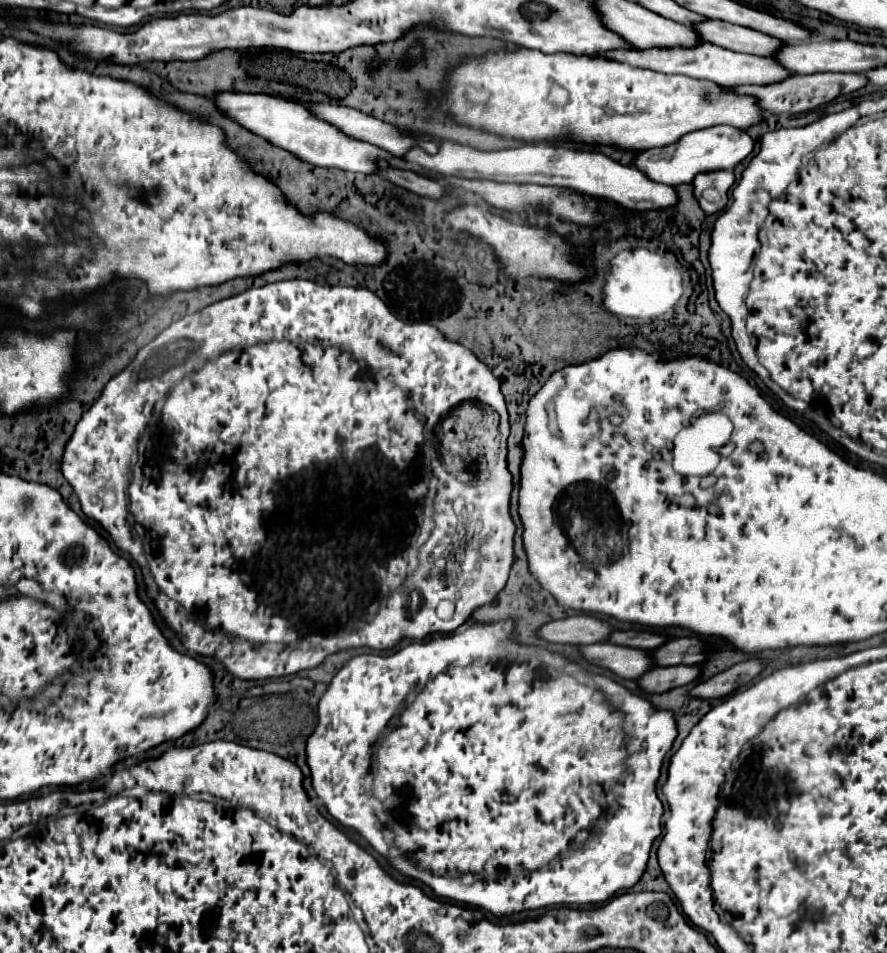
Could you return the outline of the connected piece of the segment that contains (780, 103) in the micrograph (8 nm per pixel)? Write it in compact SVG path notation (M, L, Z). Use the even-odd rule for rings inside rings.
M824 72L824 74L810 74L810 76L790 76L788 80L780 82L780 84L768 84L768 86L736 86L734 90L738 94L750 94L758 98L758 104L772 114L784 114L784 112L792 112L792 114L800 114L800 112L808 112L814 110L822 104L828 104L832 100L836 100L838 96L850 94L854 90L860 90L868 84L868 76L866 74L832 74L832 72Z

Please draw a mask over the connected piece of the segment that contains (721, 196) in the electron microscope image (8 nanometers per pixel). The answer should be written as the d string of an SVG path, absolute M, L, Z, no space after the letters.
M714 170L710 172L710 198L702 198L700 206L706 216L716 214L726 208L728 204L728 190L734 184L734 172L732 170Z

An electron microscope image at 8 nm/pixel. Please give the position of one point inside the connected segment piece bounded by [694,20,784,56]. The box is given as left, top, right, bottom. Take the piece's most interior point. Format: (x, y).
(724, 34)

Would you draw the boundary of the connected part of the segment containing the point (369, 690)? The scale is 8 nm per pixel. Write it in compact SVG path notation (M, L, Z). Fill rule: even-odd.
M506 618L500 622L478 622L478 624L472 624L470 630L466 630L462 634L440 636L426 644L422 640L416 640L416 642L408 644L406 648L400 648L388 656L386 654L358 654L358 656L350 658L348 662L344 662L344 666L336 672L336 676L332 678L332 682L328 684L326 692L322 694L322 698L318 702L318 724L316 724L314 732L310 734L310 738L306 740L306 762L312 772L312 786L314 786L316 796L320 798L320 802L324 804L324 808L328 810L328 814L334 820L338 820L342 826L352 828L352 832L362 836L370 846L376 848L378 854L386 856L390 860L390 866L394 870L398 870L402 876L424 882L440 898L482 908L496 918L504 918L504 916L512 916L512 914L520 914L520 912L528 912L528 910L538 910L538 908L548 908L548 906L568 906L568 904L598 906L598 904L614 898L618 892L624 892L624 890L630 890L632 886L636 886L648 868L650 850L652 850L654 840L662 832L660 824L662 824L662 814L664 814L664 806L662 806L660 798L656 796L656 782L660 778L660 768L662 768L664 756L672 748L674 738L678 736L676 718L670 710L654 708L654 704L650 704L638 692L630 692L615 681L605 680L602 683L591 681L589 685L592 686L578 684L578 680L586 682L588 672L572 660L570 660L570 664L574 664L576 672L570 670L570 674L566 674L560 666L550 668L550 658L540 660L538 654L528 654L528 652L524 652L520 656L512 656L510 650L530 648L530 646L524 646L518 640L514 640L514 632L516 632L514 618ZM418 682L423 683L422 692L416 692L414 702L406 704L406 708L400 712L400 716L394 720L394 724L388 726L396 714L396 710L400 708L402 700L406 698L406 694ZM626 733L628 734L628 754L630 754L628 760L626 760L626 738L624 738ZM370 794L374 798L378 798L382 802L384 810L388 810L394 816L392 844L380 830L384 824L386 812L382 810L378 800L374 800ZM464 874L474 874L476 882L464 884L462 882Z

